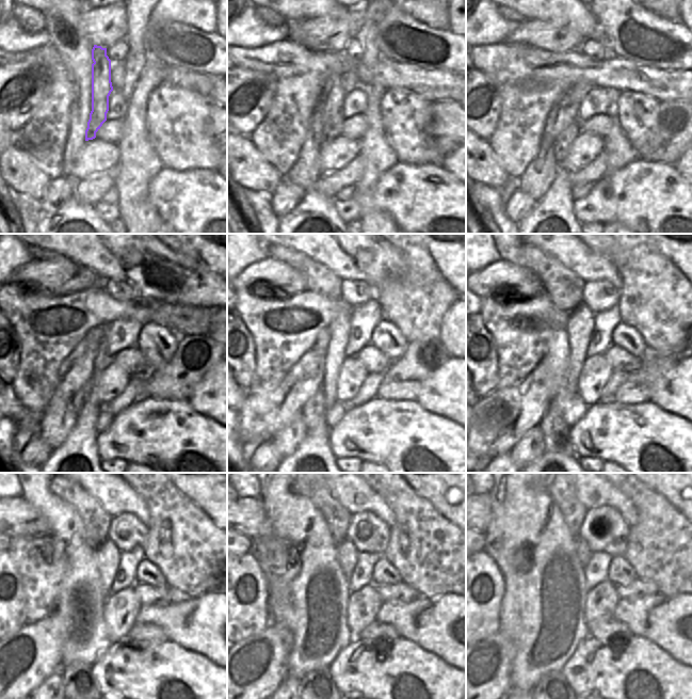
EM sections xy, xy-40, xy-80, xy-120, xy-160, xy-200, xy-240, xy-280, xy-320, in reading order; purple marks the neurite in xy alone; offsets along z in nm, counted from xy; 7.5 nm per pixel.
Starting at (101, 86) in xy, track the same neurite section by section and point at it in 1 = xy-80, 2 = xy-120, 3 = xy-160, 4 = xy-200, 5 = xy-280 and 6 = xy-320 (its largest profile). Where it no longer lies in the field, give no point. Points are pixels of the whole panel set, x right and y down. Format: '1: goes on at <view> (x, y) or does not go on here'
1: goes on at xy-80 (563, 123)
2: goes on at xy-120 (74, 377)
3: goes on at xy-160 (261, 416)
4: goes on at xy-200 (498, 422)
5: goes on at xy-280 (253, 669)
6: goes on at xy-320 (487, 664)

